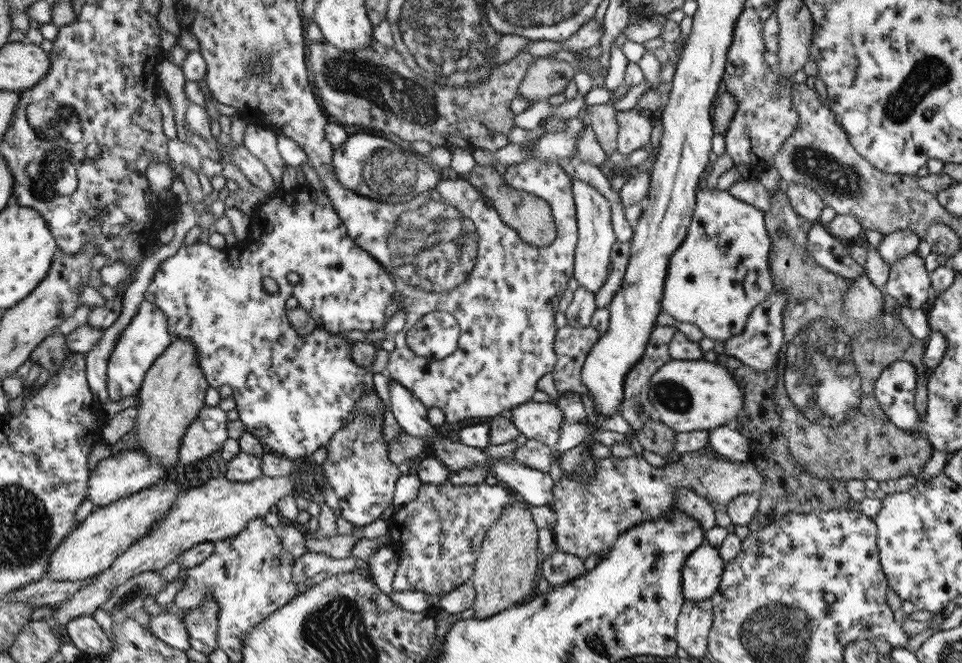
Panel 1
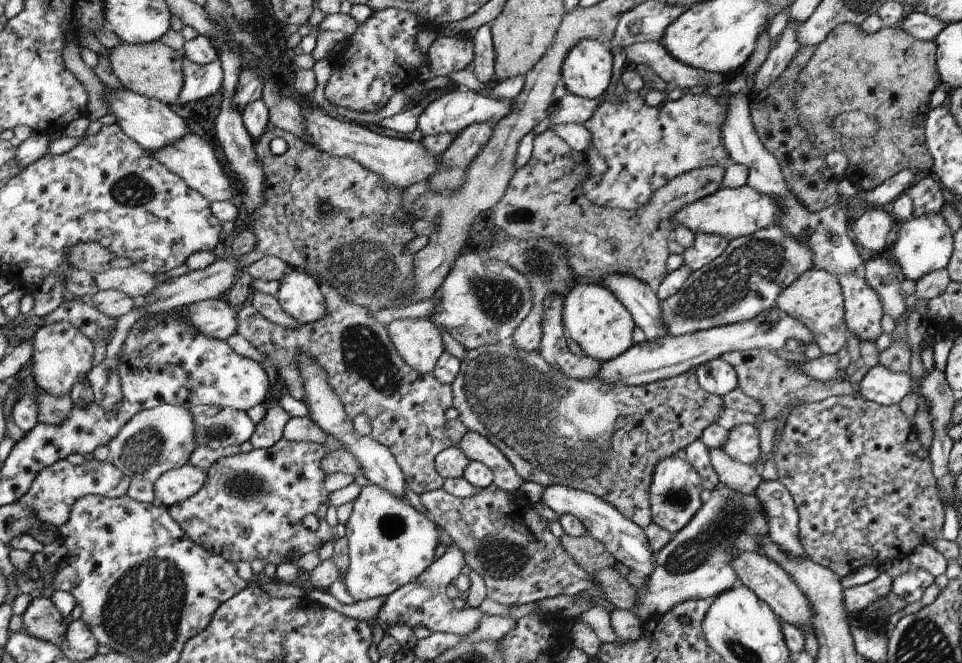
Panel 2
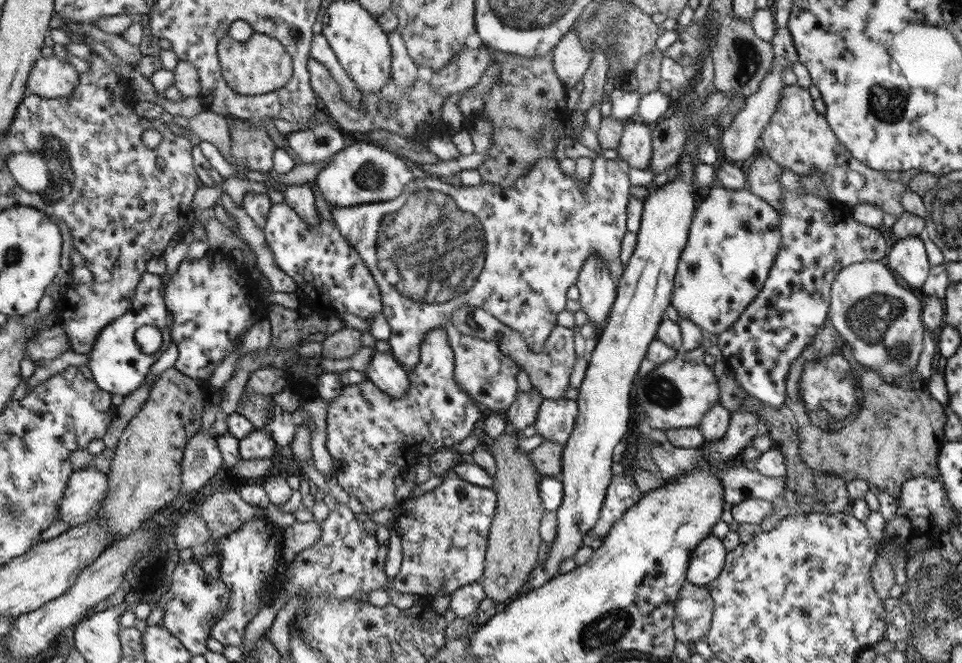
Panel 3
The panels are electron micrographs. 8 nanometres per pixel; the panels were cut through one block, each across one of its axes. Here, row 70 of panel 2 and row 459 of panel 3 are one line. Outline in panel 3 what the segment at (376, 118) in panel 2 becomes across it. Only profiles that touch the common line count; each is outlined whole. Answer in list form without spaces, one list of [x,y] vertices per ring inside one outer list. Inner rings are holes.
[[[306,397],[304,410],[310,414],[310,418],[312,418],[312,422],[314,422],[314,431],[312,432],[314,467],[316,467],[316,470],[318,470],[322,476],[330,478],[335,474],[335,471],[332,456],[328,453],[328,447],[326,447],[328,406],[326,406],[326,403],[322,400],[310,400]]]

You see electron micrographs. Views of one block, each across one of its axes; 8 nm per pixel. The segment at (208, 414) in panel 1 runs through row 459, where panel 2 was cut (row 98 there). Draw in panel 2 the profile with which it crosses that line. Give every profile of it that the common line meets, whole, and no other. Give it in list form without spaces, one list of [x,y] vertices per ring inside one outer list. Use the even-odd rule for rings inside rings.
[[[184,56],[184,89],[178,103],[187,105],[189,102],[196,103],[209,96],[214,96],[221,90],[223,84],[223,69],[219,60],[209,65],[199,66]]]

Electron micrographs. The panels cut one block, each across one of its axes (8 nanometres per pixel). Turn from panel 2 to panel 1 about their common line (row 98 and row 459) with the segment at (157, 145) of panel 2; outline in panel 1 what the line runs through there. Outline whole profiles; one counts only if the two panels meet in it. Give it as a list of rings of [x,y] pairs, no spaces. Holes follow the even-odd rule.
[[[126,450],[102,460],[89,476],[89,497],[98,507],[112,505],[121,498],[137,493],[143,488],[157,484],[166,476],[158,460],[150,460],[138,450]]]

